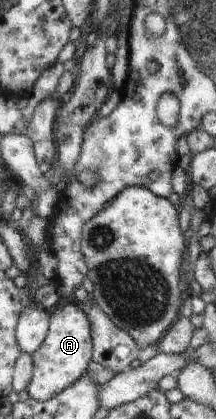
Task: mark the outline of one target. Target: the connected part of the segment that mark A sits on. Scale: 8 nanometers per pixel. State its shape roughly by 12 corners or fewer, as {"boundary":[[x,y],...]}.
{"boundary":[[53,308],[26,390],[49,401],[92,361],[87,316]]}

